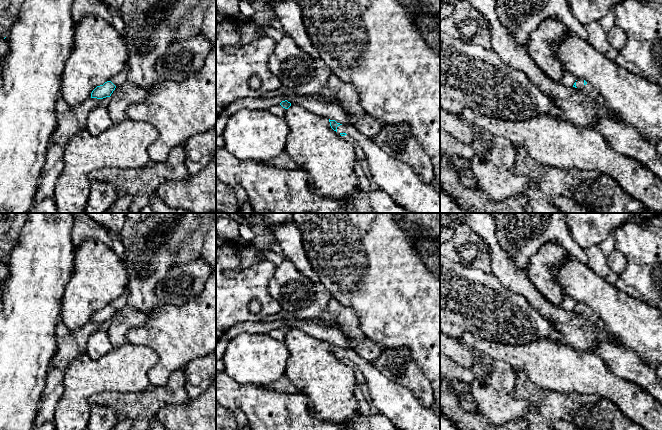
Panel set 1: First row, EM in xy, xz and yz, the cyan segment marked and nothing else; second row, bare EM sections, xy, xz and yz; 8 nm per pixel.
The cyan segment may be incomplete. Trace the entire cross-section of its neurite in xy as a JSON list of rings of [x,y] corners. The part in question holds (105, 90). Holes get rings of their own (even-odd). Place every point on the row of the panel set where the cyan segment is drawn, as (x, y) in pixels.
[[[107,81],[103,85],[97,86],[91,93],[91,98],[103,99],[110,97],[116,86],[111,82]]]

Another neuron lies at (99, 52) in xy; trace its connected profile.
[[[86,15],[79,23],[75,23],[73,49],[66,60],[61,78],[60,93],[63,99],[73,108],[86,99],[91,98],[91,93],[97,86],[103,85],[125,69],[127,59],[128,50],[126,44],[119,31],[112,26],[111,22],[95,15]]]

